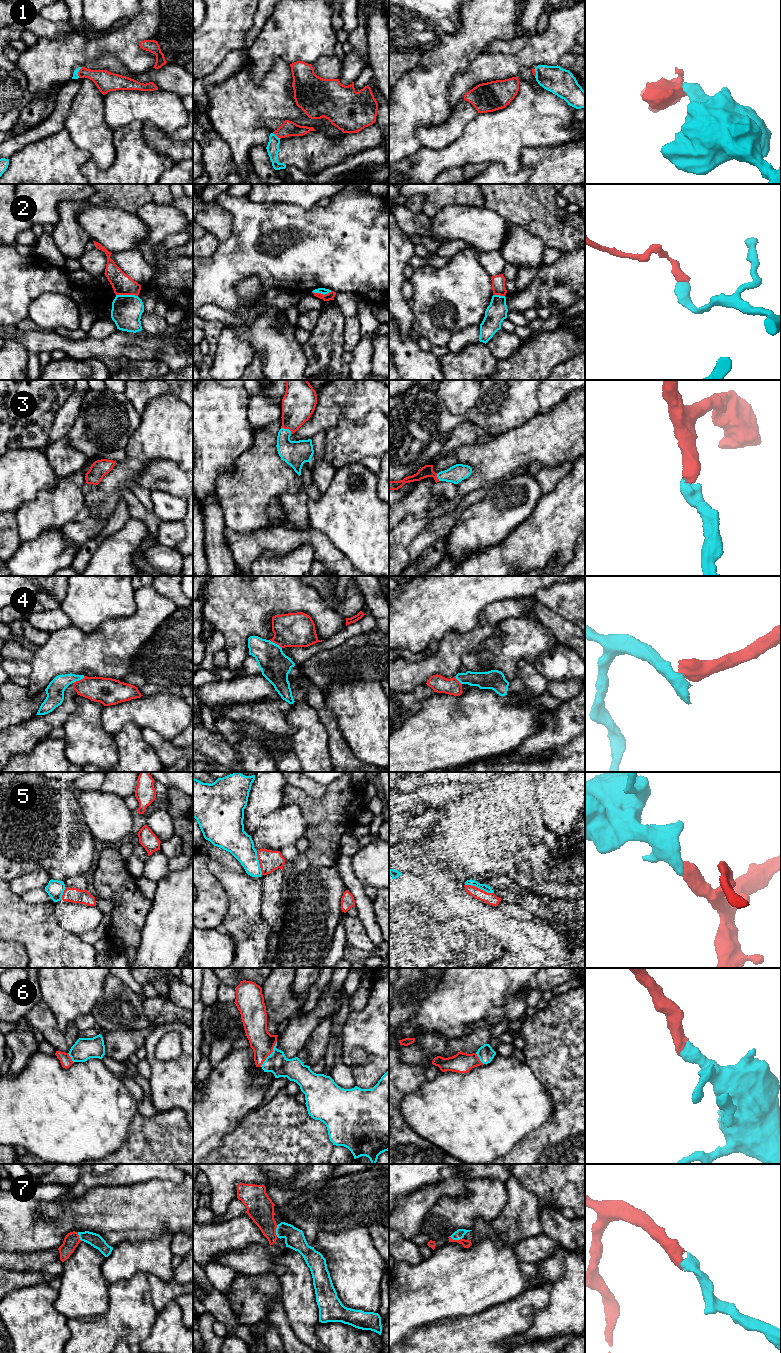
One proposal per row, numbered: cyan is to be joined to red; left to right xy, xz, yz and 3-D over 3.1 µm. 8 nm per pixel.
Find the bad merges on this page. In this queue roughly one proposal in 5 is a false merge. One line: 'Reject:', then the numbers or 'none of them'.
Reject: 1, 2, 4

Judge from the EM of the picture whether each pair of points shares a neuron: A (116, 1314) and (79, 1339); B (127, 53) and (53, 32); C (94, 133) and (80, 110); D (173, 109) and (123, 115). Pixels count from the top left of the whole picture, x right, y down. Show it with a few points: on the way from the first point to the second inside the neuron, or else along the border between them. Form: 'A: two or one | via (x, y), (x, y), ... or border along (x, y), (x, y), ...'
A: one | via (108, 1323), (92, 1339), (88, 1339)
B: two | border along (73, 31), (53, 38), (40, 38)
C: one | via (88, 127), (86, 116)
D: one | via (161, 109), (135, 109)

